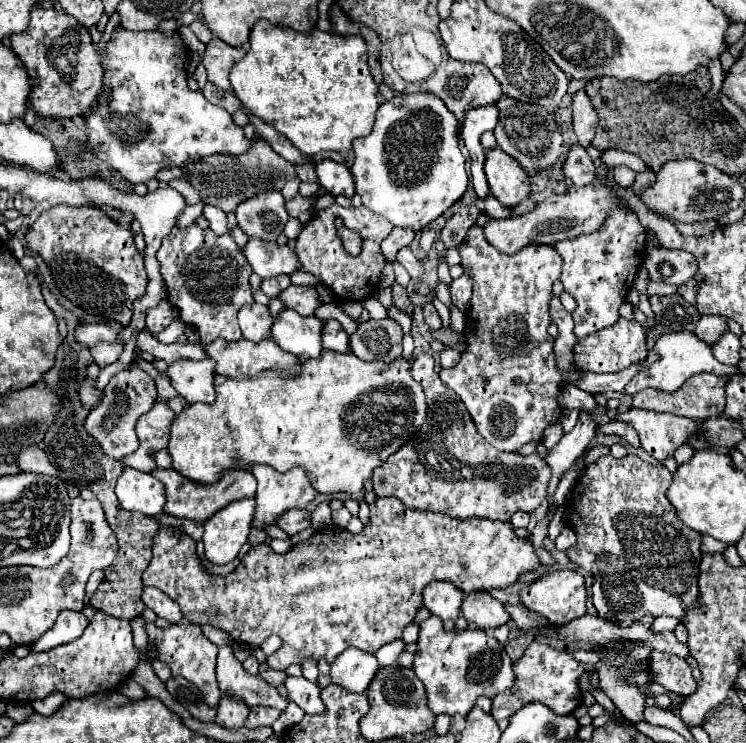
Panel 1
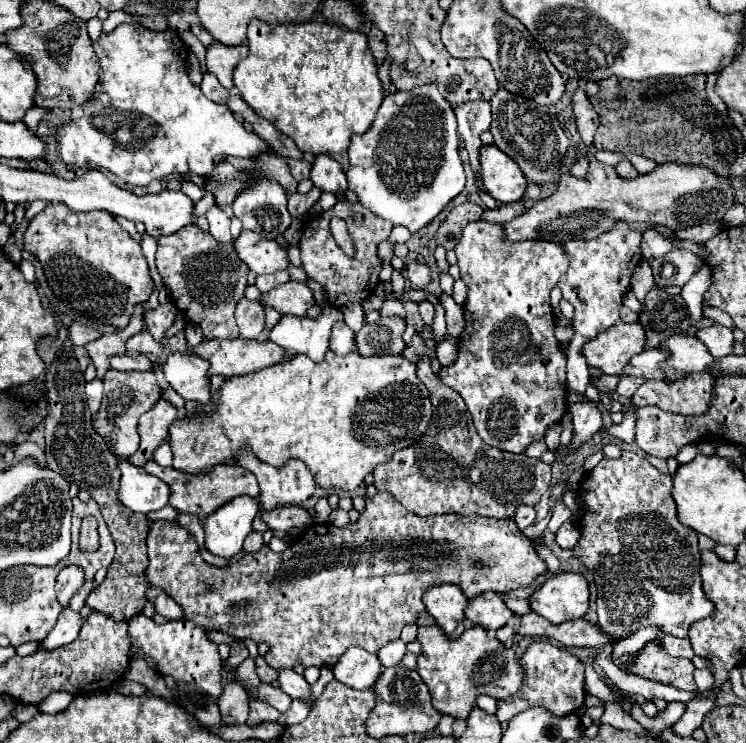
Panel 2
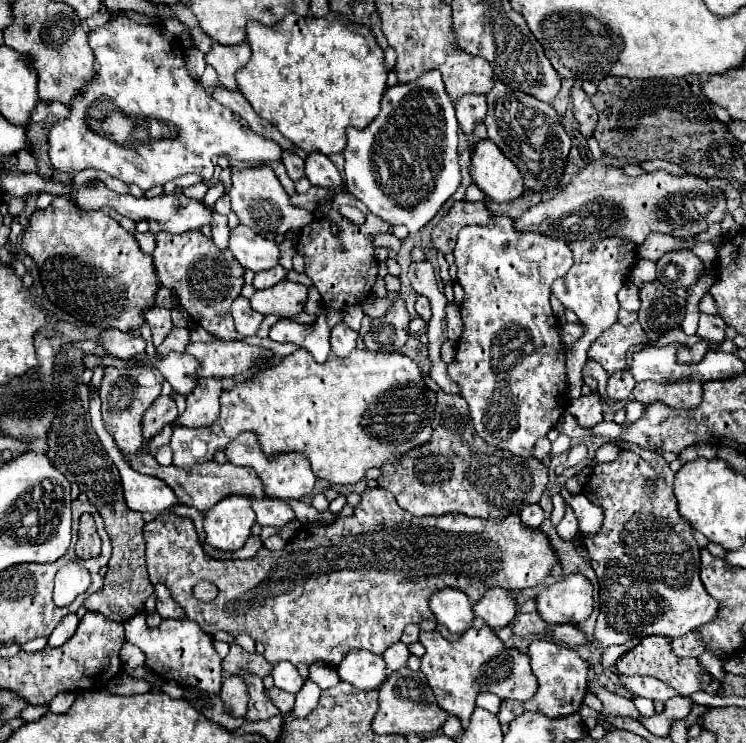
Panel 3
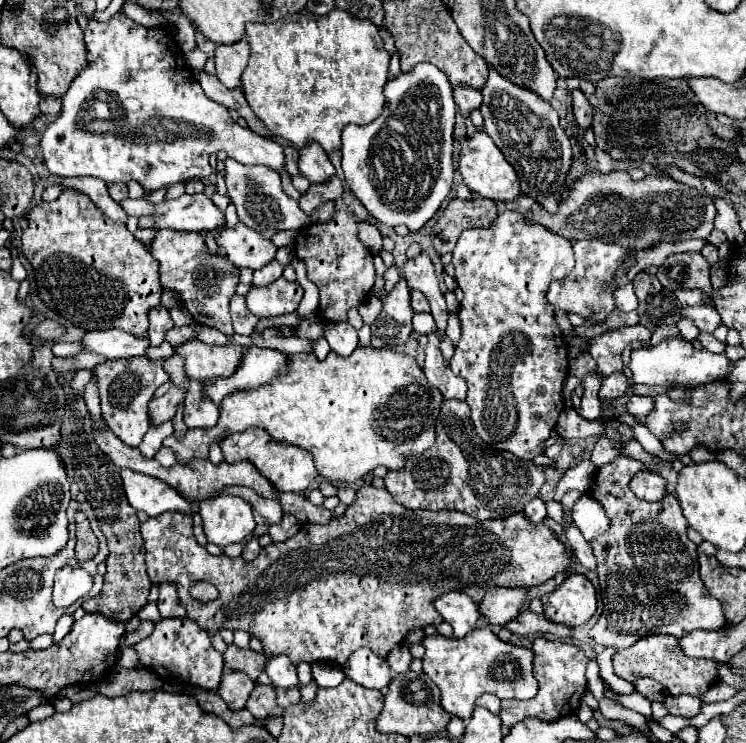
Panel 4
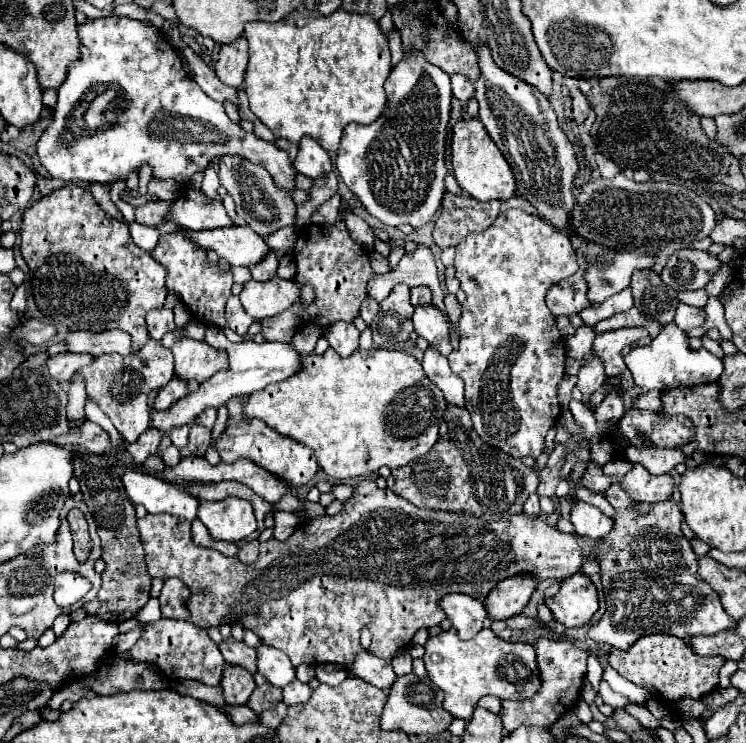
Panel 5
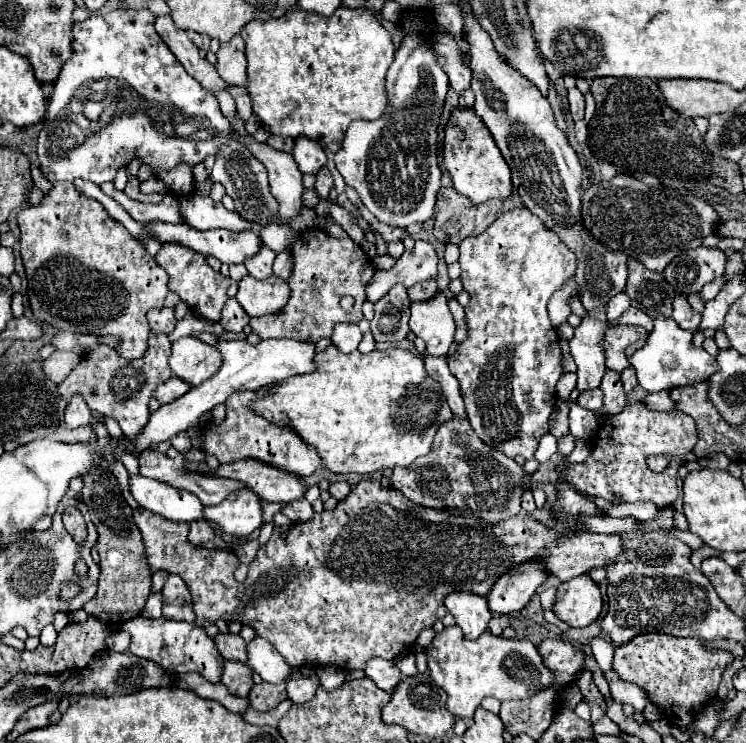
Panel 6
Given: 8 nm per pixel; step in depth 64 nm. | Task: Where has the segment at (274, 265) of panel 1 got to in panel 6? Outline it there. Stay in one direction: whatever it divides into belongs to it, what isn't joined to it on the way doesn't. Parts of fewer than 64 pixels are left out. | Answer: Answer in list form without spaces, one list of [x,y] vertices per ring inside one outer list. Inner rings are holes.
[[[142,222],[142,230],[152,234],[158,242],[168,244],[176,242],[182,246],[188,246],[204,256],[214,256],[224,264],[242,264],[246,258],[250,258],[260,248],[260,238],[254,232],[226,232],[226,230],[196,230],[188,224],[168,224],[168,222]]]

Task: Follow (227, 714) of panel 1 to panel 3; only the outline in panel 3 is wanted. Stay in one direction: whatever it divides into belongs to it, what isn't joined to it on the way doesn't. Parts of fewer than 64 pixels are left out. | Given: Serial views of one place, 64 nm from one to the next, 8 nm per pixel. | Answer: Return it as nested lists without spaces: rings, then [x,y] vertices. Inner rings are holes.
[[[226,676],[220,698],[232,716],[244,716],[248,704],[248,686],[240,676]]]

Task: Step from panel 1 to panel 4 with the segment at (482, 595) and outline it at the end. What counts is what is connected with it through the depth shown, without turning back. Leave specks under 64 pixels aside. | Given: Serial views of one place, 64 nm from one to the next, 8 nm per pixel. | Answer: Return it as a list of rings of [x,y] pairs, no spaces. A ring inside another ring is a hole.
[[[492,588],[480,602],[480,612],[492,626],[504,626],[520,614],[526,594],[528,588]]]

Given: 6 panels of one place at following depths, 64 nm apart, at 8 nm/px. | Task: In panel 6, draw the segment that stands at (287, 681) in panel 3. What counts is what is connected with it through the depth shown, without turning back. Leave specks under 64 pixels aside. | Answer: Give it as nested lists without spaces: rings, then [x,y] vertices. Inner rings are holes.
[[[262,636],[252,638],[246,644],[246,654],[248,654],[248,666],[260,674],[264,682],[278,684],[282,680],[288,680],[290,676],[290,666],[282,660],[278,650]]]

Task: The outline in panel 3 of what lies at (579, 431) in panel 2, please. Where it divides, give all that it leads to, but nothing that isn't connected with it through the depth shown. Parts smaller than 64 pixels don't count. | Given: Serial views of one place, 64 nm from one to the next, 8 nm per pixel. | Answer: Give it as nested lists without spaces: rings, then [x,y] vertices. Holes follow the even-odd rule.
[[[592,390],[590,394],[580,396],[572,404],[568,404],[568,412],[572,416],[576,416],[576,420],[582,426],[590,428],[590,426],[602,422],[602,398],[600,398],[600,394],[596,390]]]

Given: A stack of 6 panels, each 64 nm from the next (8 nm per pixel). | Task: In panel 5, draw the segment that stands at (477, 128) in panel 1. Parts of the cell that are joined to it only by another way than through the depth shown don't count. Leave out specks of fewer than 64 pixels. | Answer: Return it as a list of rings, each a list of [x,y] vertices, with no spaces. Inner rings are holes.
[[[454,74],[454,76],[450,76],[450,80],[452,80],[452,92],[460,102],[466,102],[468,98],[474,96],[474,88],[472,88],[470,78],[466,78],[462,74]]]

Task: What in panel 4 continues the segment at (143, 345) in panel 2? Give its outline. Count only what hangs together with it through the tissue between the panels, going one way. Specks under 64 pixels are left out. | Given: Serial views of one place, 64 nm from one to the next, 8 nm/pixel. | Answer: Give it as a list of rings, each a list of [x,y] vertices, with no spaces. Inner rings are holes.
[[[100,330],[100,332],[86,332],[80,344],[84,352],[102,354],[106,358],[132,358],[145,354],[148,339],[134,338],[124,330]]]

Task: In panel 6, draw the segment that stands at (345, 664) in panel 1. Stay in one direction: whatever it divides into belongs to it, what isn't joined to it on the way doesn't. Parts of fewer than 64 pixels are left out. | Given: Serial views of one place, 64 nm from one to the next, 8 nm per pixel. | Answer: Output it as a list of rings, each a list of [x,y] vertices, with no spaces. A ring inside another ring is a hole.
[[[374,658],[370,660],[370,664],[366,664],[364,668],[366,676],[370,680],[374,680],[374,684],[386,692],[394,692],[394,688],[400,684],[402,674],[398,670],[398,666],[392,660],[382,660],[382,658]]]

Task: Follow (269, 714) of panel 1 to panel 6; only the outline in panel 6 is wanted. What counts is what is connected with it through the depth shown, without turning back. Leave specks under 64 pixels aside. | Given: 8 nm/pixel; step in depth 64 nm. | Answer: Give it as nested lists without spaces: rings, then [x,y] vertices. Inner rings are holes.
[[[268,682],[254,684],[250,694],[248,694],[250,706],[254,710],[260,710],[260,712],[276,708],[286,698],[288,698],[288,694],[286,694],[286,682],[282,682],[282,684],[268,684]]]

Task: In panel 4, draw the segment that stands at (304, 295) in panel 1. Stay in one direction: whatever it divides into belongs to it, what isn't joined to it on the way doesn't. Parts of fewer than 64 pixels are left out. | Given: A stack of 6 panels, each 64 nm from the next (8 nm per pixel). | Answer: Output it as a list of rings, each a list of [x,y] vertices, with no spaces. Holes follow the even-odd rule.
[[[278,278],[268,286],[250,286],[246,294],[246,306],[258,318],[296,312],[300,300],[302,288],[284,278]]]

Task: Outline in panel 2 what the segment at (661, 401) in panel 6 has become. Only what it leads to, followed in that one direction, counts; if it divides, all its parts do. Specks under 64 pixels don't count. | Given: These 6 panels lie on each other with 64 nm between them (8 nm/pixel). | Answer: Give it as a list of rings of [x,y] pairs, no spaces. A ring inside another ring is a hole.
[[[630,406],[624,414],[623,421],[619,424],[612,424],[606,432],[630,444],[630,442],[634,442],[634,422],[636,422],[636,408]]]

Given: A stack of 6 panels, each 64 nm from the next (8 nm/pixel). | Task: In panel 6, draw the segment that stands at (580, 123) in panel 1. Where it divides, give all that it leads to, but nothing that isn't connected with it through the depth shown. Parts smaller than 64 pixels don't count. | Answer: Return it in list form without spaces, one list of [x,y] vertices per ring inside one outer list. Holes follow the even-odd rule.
[[[570,88],[568,90],[568,102],[570,102],[570,114],[574,120],[582,120],[584,118],[584,96],[578,88]]]

